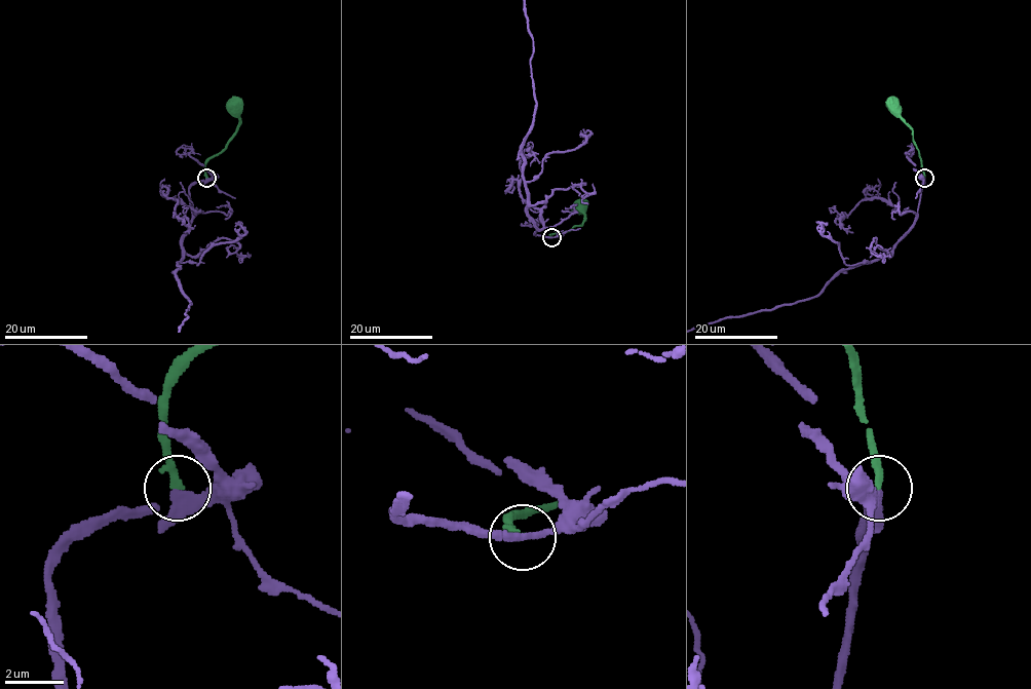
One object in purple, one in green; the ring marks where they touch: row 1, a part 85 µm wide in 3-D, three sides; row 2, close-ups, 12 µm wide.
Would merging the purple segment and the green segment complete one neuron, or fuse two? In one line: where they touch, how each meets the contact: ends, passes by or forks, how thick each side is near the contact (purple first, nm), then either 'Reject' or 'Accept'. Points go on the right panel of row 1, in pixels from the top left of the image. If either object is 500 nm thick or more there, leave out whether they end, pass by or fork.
Place: (924, 178). At the ring purple forks. At the ring green ends. Thickness 200 nm (purple) against 240 nm. Accept

